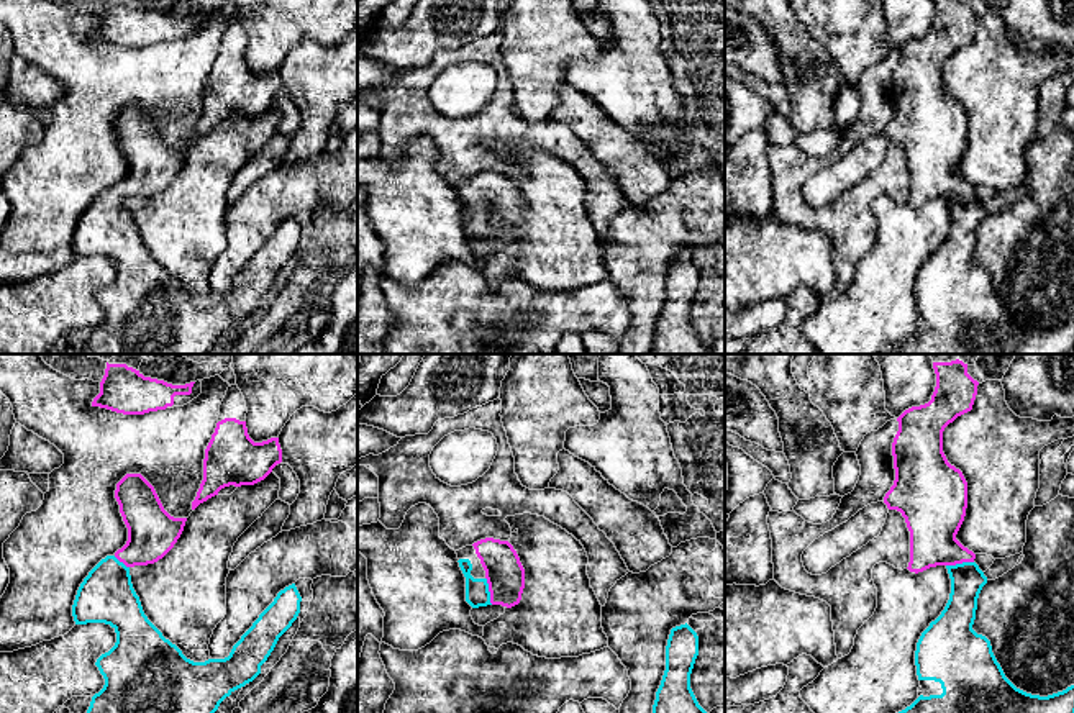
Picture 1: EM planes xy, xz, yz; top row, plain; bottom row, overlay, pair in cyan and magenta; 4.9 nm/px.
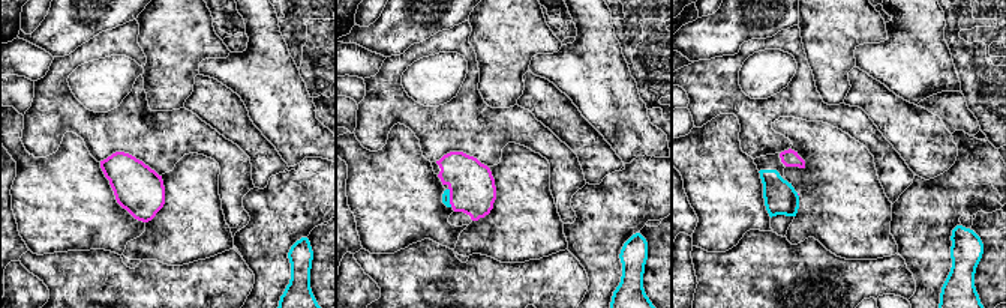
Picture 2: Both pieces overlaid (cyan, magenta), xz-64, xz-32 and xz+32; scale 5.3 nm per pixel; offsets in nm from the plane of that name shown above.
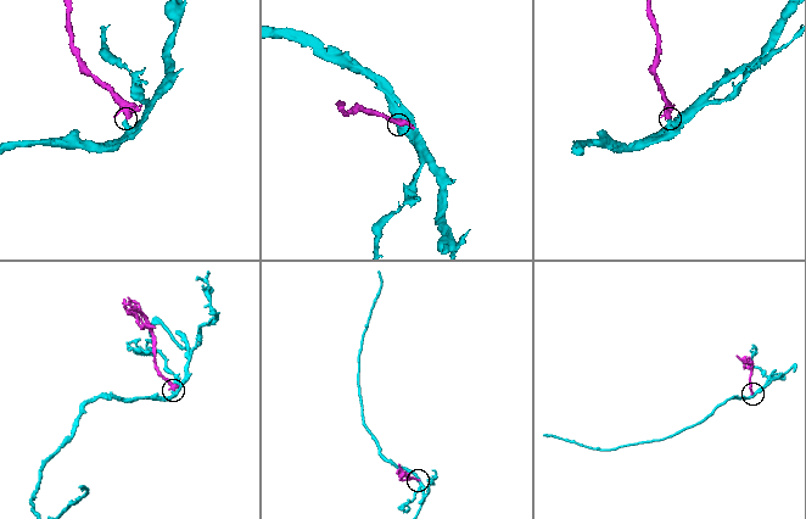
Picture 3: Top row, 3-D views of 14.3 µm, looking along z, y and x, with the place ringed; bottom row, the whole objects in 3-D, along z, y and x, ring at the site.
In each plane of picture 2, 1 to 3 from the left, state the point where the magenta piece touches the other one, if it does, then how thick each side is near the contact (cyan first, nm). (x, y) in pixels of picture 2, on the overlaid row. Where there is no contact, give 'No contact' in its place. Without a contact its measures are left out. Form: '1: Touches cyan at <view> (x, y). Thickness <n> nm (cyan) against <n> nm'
1: No contact
2: Touches cyan at xz-32 (449, 197). Thickness 50 nm (cyan) against 240 nm
3: No contact

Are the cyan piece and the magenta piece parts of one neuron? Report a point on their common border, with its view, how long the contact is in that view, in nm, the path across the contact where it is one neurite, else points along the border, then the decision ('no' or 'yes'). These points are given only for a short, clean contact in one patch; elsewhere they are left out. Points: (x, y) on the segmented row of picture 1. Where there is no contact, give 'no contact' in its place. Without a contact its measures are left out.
meets cyan in yz at (960, 564); contact 140 nm long; runs through yz (966, 579), (960, 564), (933, 536), (933, 522); yes

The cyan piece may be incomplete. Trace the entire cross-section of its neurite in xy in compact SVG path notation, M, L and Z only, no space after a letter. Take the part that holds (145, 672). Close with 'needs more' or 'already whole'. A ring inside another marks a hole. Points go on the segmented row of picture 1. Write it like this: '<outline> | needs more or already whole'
M126 474L116 484L115 498L128 528L128 541L89 572L72 605L75 624L105 623L116 633L115 646L95 662L105 685L92 697L87 713L215 713L226 697L261 674L261 665L274 651L279 638L297 620L302 597L295 584L280 590L233 646L228 657L205 662L187 659L148 620L130 575L134 565L148 565L162 559L180 538L187 518L171 516L154 487L141 474Z | needs more

